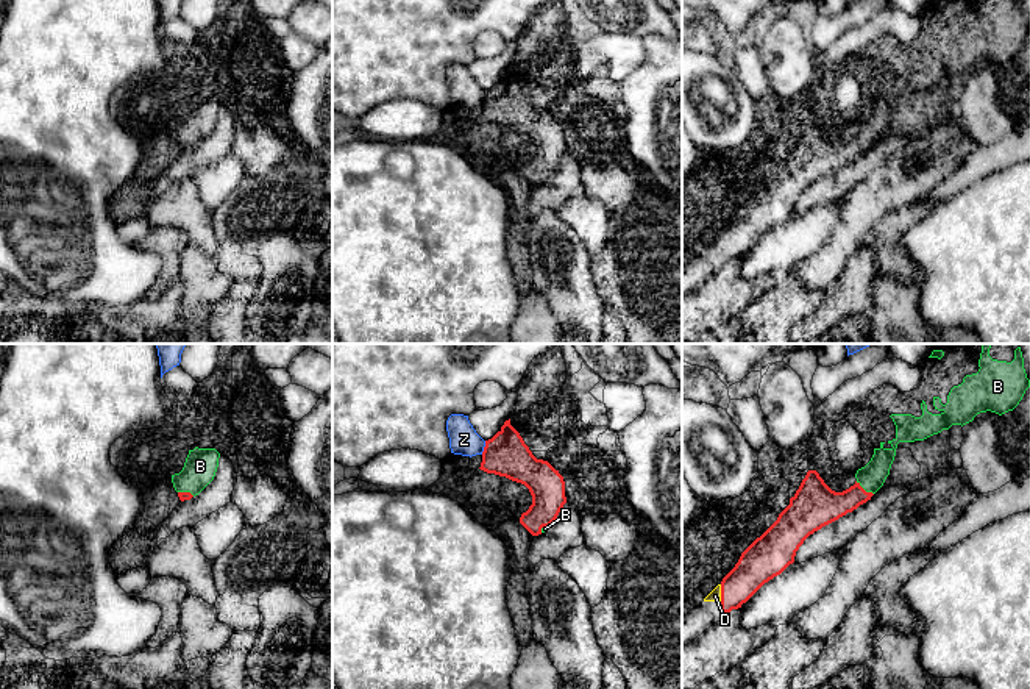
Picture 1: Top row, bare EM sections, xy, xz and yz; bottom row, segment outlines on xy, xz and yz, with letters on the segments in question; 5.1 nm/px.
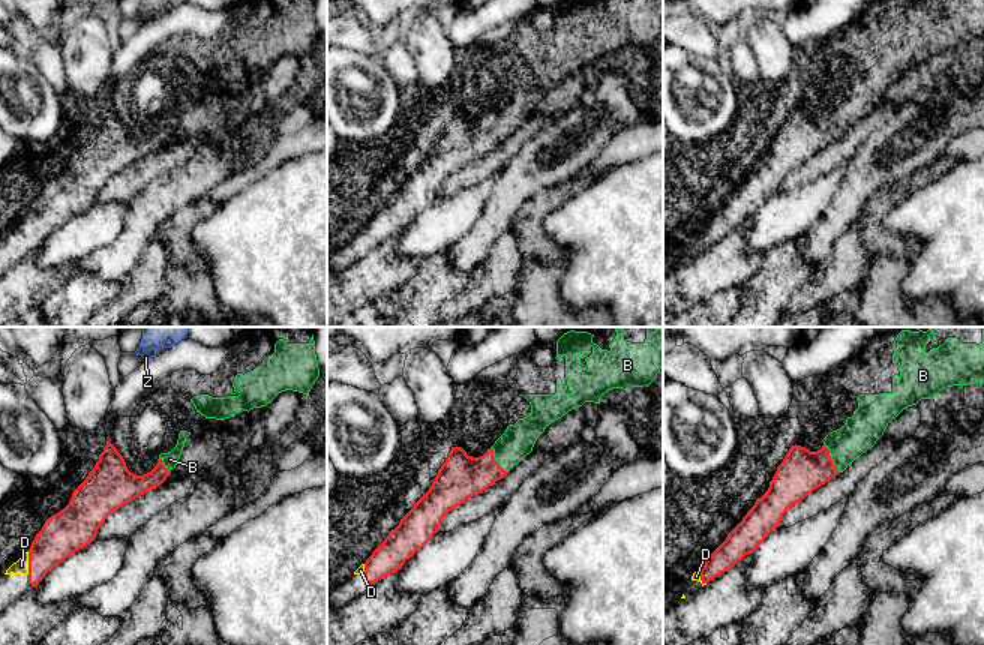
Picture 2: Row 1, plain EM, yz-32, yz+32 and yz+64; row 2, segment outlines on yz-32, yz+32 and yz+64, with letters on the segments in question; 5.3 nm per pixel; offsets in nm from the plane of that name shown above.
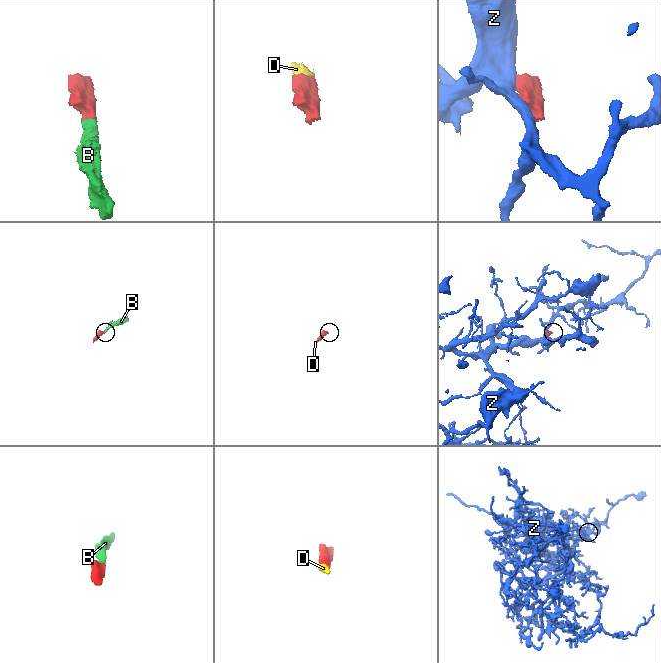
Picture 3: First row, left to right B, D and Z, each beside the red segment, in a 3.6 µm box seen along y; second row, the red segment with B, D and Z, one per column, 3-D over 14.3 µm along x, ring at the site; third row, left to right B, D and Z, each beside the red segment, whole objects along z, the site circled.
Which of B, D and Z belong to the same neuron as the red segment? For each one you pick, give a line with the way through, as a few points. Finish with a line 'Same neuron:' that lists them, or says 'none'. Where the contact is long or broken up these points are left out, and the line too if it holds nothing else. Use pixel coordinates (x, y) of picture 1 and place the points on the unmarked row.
B: way yz (818, 155), (846, 152), (863, 139), (871, 127)
Same neuron: B, D

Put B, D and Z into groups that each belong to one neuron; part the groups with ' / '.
B D / Z

